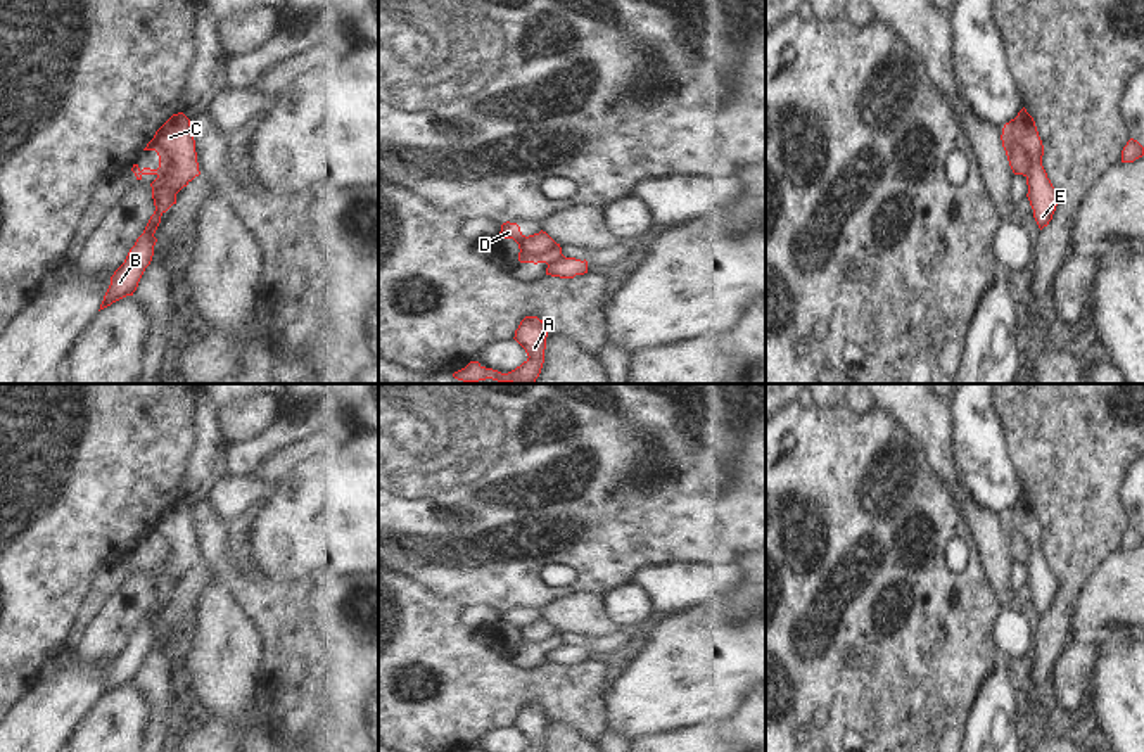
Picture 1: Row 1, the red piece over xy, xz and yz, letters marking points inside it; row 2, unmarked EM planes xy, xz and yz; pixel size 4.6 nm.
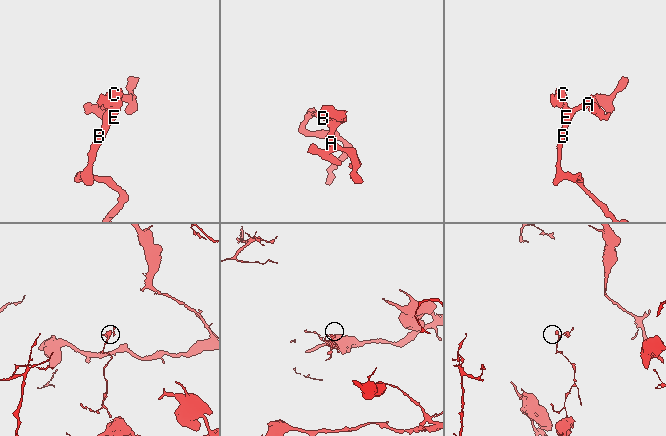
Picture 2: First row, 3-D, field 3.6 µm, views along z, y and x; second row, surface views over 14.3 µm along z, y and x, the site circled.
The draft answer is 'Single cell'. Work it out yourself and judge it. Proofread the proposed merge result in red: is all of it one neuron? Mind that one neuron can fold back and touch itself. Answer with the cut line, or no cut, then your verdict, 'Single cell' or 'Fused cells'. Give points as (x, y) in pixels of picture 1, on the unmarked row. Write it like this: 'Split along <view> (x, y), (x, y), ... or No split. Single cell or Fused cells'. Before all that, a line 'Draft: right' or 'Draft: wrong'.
Draft: right
No split. Single cell.

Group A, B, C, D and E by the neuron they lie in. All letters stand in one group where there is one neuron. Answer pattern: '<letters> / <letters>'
A B C D E

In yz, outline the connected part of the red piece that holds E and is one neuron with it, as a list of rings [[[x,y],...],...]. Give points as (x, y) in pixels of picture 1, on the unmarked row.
[[[1025,494],[1014,507],[1004,512],[1001,527],[1013,560],[1026,565],[1026,584],[1042,617],[1052,607],[1059,581],[1042,553],[1044,532],[1035,508]]]

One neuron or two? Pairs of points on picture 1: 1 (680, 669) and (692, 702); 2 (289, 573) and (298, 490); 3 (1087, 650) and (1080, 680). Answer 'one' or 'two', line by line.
1: one
2: one
3: one

